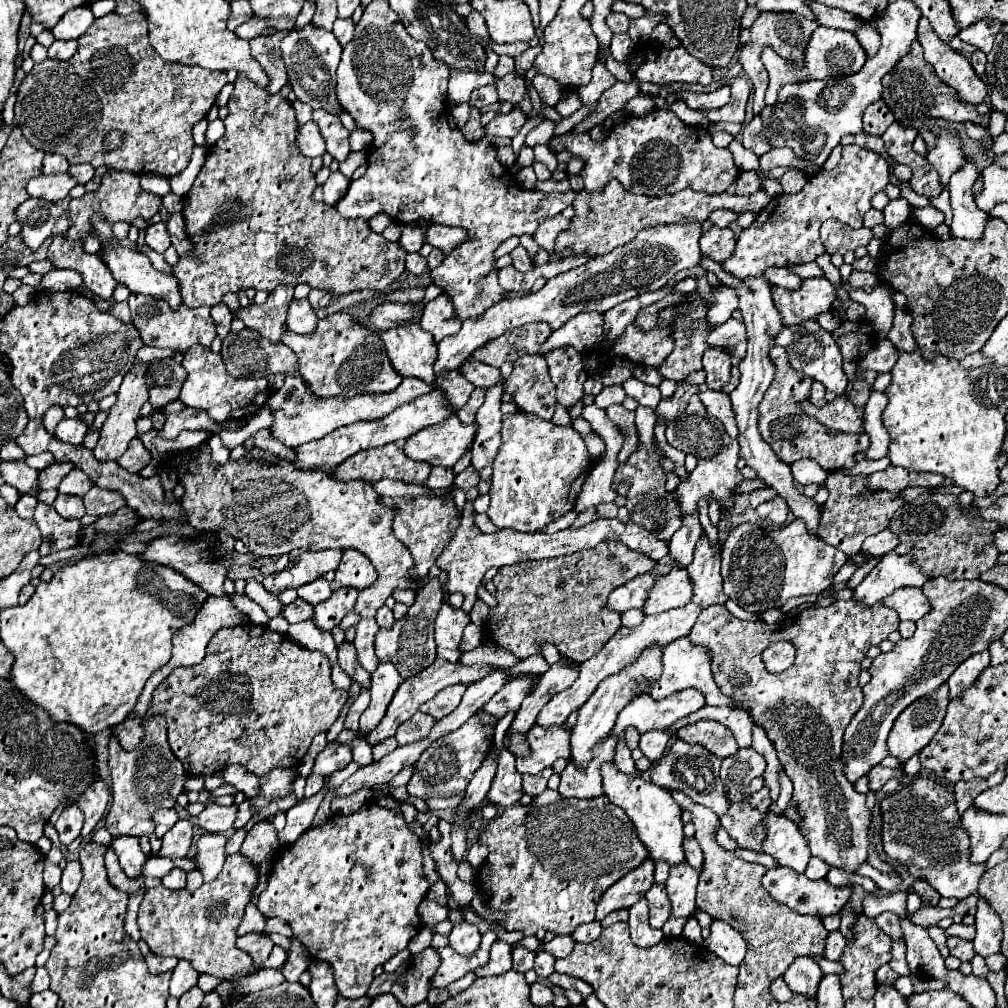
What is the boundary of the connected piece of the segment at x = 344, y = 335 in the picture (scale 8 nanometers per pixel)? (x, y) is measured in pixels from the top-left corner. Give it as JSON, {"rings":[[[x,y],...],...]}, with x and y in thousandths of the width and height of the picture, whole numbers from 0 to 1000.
{"rings":[[[331,311],[317,316],[313,328],[308,332],[294,332],[284,326],[278,338],[294,350],[298,372],[302,372],[302,380],[308,382],[313,394],[357,392],[357,388],[385,390],[399,380],[399,374],[389,368],[377,332],[357,320],[349,320],[349,313],[345,311]]]}

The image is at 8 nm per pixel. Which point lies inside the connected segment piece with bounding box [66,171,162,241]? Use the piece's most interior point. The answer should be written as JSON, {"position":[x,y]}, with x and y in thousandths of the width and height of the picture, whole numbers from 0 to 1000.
{"position":[119,195]}

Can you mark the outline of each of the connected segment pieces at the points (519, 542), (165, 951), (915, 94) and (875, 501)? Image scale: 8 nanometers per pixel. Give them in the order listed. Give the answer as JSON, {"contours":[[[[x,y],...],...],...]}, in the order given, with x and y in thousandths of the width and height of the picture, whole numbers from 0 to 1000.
{"contours":[[[[469,499],[460,501],[458,519],[448,535],[448,541],[444,541],[444,545],[433,555],[433,561],[444,570],[440,588],[458,588],[460,590],[458,605],[462,608],[468,604],[470,596],[472,596],[472,582],[476,580],[480,568],[486,563],[510,561],[510,559],[518,559],[524,555],[546,555],[546,553],[556,553],[556,551],[567,551],[571,547],[591,543],[591,539],[595,539],[599,535],[615,535],[627,547],[639,549],[641,553],[645,553],[649,557],[655,557],[661,547],[661,539],[655,539],[651,535],[651,531],[639,527],[637,523],[631,523],[631,519],[627,519],[627,517],[617,519],[615,515],[593,515],[593,517],[583,519],[583,523],[560,525],[550,531],[544,531],[538,527],[536,529],[514,529],[514,527],[504,527],[504,525],[498,525],[490,531],[482,531],[470,521],[468,506],[470,506]]],[[[232,846],[232,848],[226,848],[222,862],[216,866],[216,870],[208,876],[202,876],[194,884],[187,884],[187,882],[171,884],[171,882],[165,882],[163,878],[155,882],[147,882],[137,906],[137,920],[141,924],[141,932],[147,936],[153,947],[157,949],[171,947],[175,951],[185,951],[190,955],[190,959],[196,965],[206,965],[212,969],[230,969],[238,963],[244,963],[250,957],[250,949],[234,939],[234,922],[242,910],[242,902],[254,878],[254,866],[256,866],[254,860],[244,850],[240,850],[238,846]]],[[[905,43],[905,51],[889,64],[889,70],[885,70],[885,74],[877,76],[875,86],[877,86],[877,92],[875,92],[877,102],[887,112],[889,120],[897,122],[899,126],[913,126],[923,116],[933,116],[933,118],[950,120],[950,122],[962,120],[972,126],[982,124],[980,114],[970,114],[964,102],[954,102],[950,96],[950,90],[931,78],[927,66],[917,59],[913,43]]],[[[827,467],[819,473],[817,483],[821,485],[823,491],[815,503],[812,531],[815,537],[831,543],[839,551],[847,551],[849,547],[853,547],[859,533],[877,527],[881,523],[887,507],[899,499],[893,489],[861,485],[859,471],[839,471],[835,467]]]]}

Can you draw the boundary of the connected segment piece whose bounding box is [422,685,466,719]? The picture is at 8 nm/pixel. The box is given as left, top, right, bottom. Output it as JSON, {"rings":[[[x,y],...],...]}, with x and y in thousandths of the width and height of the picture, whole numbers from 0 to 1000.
{"rings":[[[460,680],[442,682],[440,686],[437,686],[437,689],[433,689],[433,693],[427,693],[425,697],[419,699],[419,707],[429,709],[431,713],[442,711],[444,707],[448,707],[456,699],[456,693],[458,693],[460,686],[462,686]]]}

